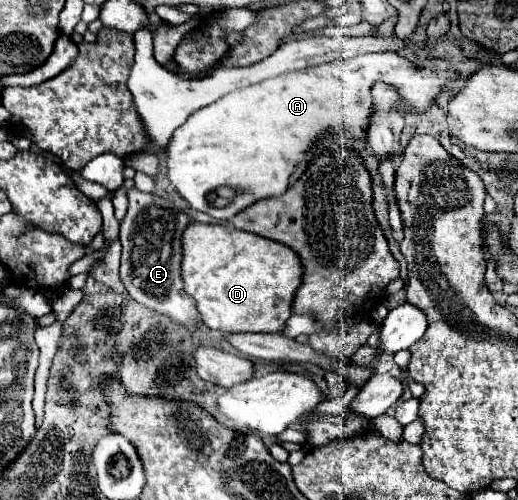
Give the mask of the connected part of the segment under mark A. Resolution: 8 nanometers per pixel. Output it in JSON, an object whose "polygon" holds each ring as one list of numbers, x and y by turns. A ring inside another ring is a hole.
{"polygon":[[367,53,353,59,339,59,333,63,283,73,257,85,249,85,247,89,237,89,213,105,199,109,173,133,169,145,165,147,167,179,173,189,191,205,191,209,203,211,217,221,229,221,251,203,287,191,293,167,303,159,305,151,325,129,335,129,345,139,363,137,369,125,371,85,375,81,395,85,405,105,425,109,441,91,443,81,449,77,457,77,457,71,445,63,415,65,395,53]]}

